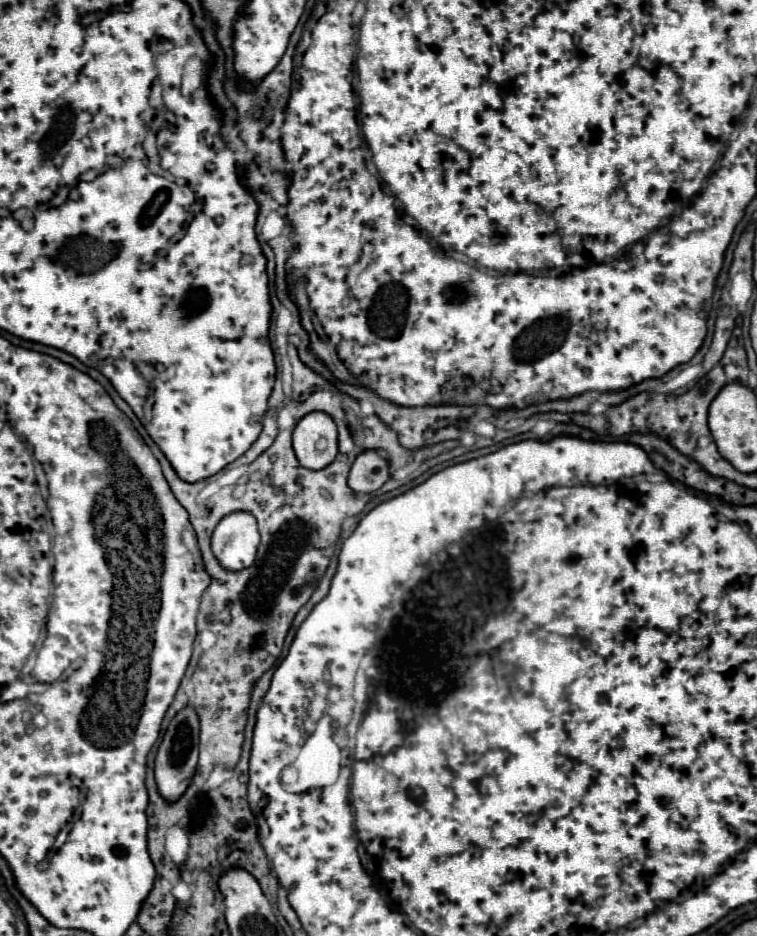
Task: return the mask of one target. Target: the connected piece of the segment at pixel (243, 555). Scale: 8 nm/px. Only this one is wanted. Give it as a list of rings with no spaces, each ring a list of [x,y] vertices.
[[[250,511],[226,515],[214,529],[212,551],[226,569],[244,569],[254,563],[260,543],[258,527]]]

